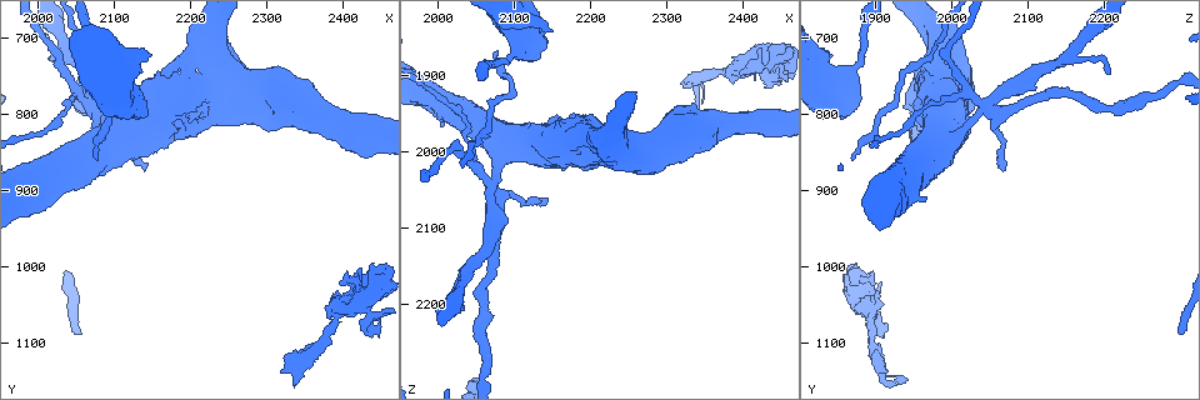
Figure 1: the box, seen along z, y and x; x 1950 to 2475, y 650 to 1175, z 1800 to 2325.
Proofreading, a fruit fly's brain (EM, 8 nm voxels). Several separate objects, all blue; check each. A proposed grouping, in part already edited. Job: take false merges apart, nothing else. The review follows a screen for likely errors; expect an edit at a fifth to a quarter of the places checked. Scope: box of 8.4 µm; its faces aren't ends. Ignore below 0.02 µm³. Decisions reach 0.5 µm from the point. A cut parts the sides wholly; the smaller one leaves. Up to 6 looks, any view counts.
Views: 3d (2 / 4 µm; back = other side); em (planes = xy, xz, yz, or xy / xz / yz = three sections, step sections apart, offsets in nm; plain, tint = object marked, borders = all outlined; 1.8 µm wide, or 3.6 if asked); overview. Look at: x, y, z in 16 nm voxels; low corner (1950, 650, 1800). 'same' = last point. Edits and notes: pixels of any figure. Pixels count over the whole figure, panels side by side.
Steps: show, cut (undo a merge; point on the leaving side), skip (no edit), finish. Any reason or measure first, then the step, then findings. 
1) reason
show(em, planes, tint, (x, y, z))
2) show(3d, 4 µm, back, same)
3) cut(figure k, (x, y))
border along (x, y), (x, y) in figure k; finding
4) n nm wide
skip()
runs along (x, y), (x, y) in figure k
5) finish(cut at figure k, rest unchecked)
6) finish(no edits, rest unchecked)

sudden change in width
show(em, planes, tint, (2075, 795, 2040))

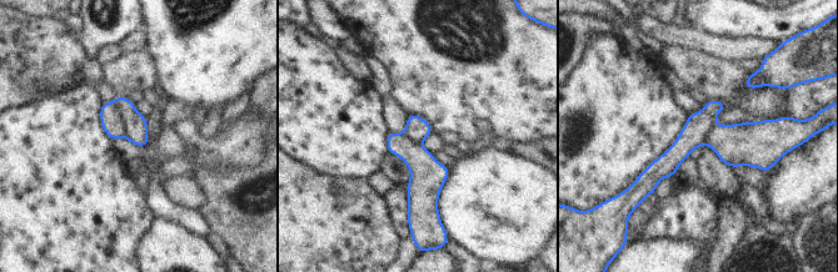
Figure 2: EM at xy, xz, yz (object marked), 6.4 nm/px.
cut(figure 2, (111, 121))
border along (113, 102), (124, 124), (125, 136) in figure 2; a second neuron is stuck on

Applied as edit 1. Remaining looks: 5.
show(overview)

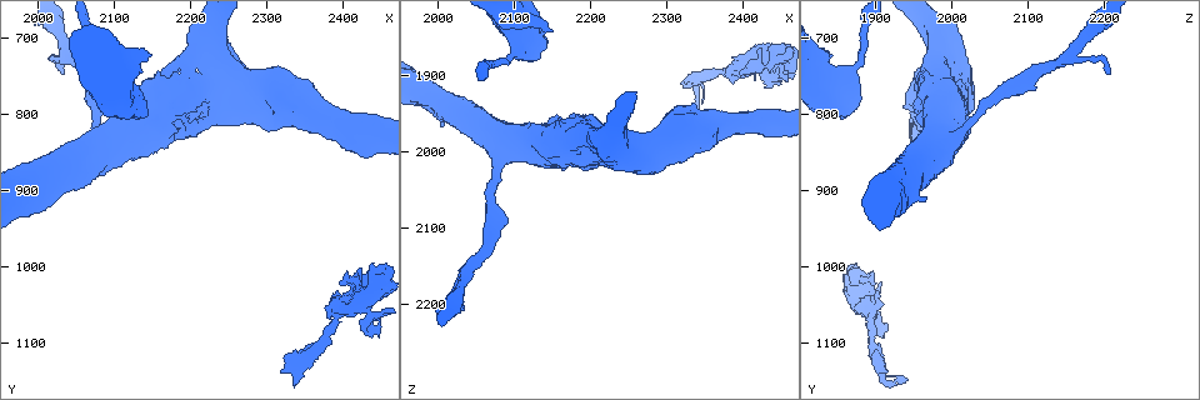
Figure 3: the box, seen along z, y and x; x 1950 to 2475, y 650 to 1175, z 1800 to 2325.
thick turns thin
show(em, planes, tint, (2085, 725, 1880))

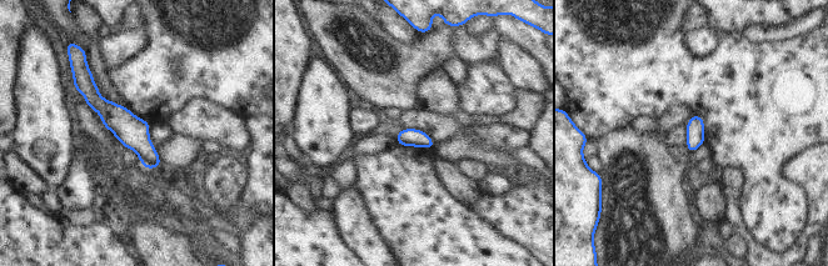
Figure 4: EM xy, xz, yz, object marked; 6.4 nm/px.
skip()
runs along (86, 79), (154, 165) in figure 4; all the same neuron

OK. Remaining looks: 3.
calibre changes
show(3d, 4 µm, (2295, 780, 1995))

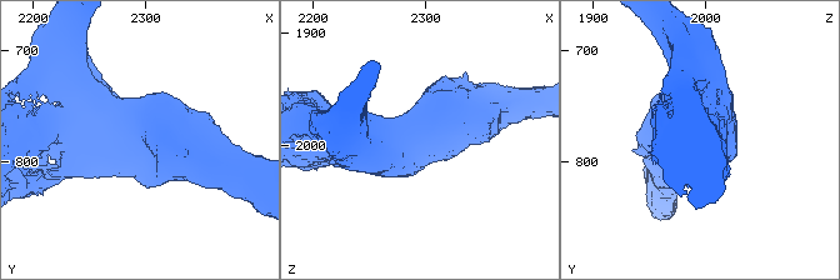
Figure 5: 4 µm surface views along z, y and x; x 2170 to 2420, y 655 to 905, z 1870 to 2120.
show(em, 3.6 µm, xz, step 4, tint, (2292, 784, 1996))

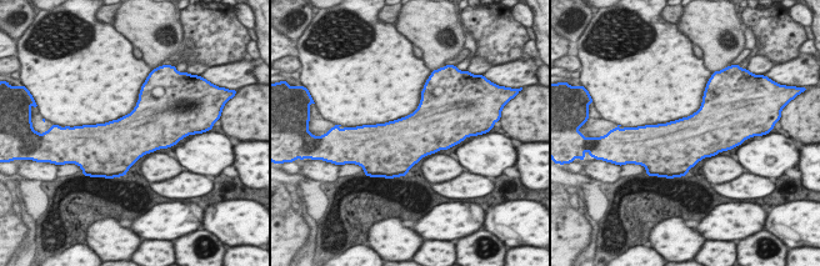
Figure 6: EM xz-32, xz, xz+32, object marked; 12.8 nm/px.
cut it another way
show(em, 3.6 µm, planes, tint, same)

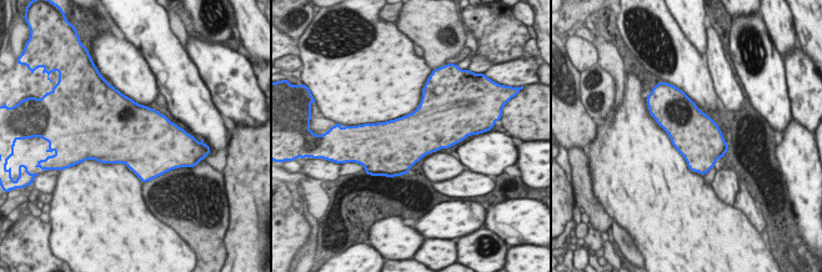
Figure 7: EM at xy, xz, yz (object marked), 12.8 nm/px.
skip()
continuous, no second neuron

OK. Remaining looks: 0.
finish(cut at figure 2, rest unchecked)

